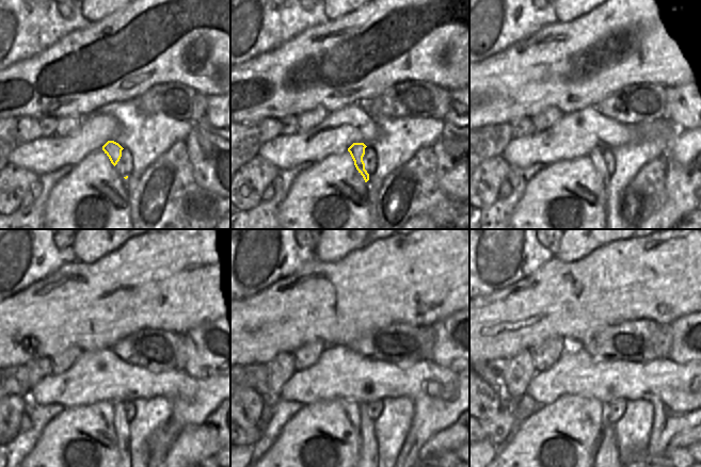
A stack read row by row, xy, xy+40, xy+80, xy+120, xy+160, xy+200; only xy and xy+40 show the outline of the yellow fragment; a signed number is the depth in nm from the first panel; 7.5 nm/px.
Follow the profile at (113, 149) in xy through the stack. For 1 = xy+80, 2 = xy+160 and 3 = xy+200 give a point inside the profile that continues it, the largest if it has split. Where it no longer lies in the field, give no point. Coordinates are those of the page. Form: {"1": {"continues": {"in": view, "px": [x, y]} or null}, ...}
{"1": {"continues": {"in": "xy+80", "px": [595, 155]}}, "2": {"continues": {"in": "xy+160", "px": [368, 444]}}, "3": {"continues": {"in": "xy+200", "px": [607, 446]}}}

